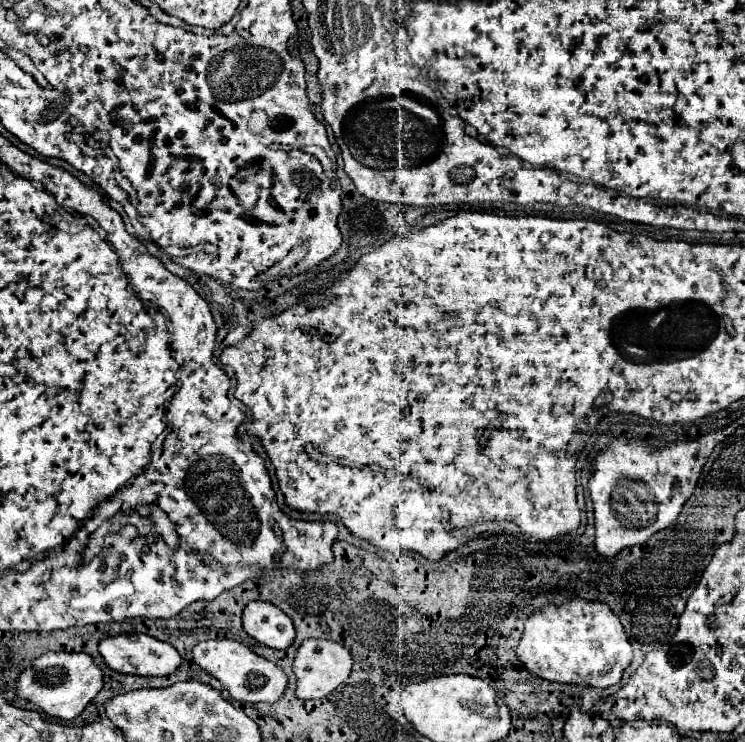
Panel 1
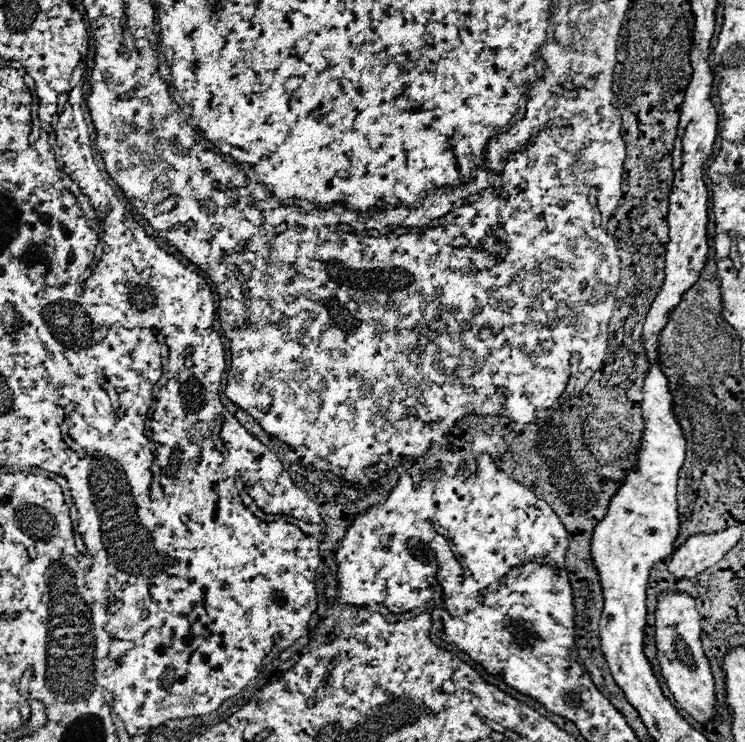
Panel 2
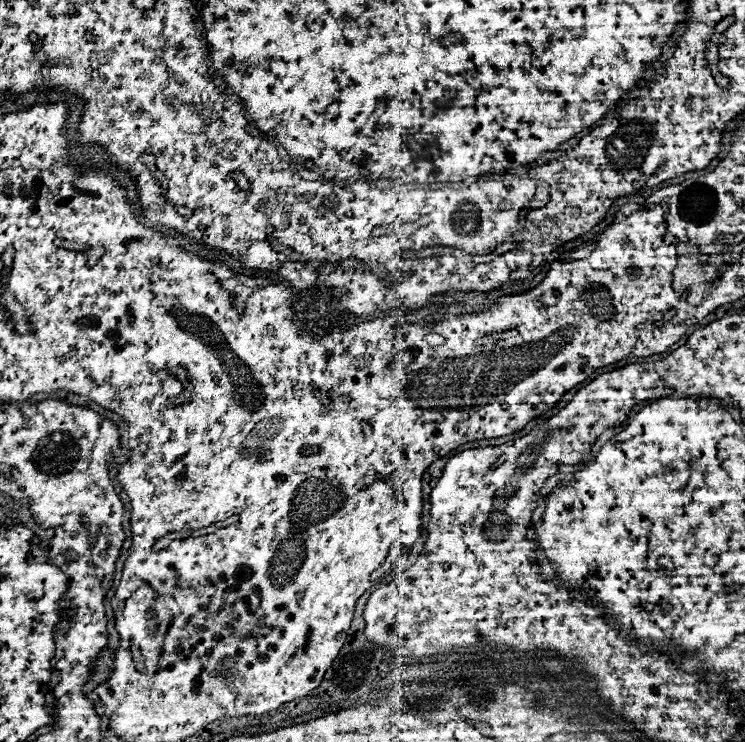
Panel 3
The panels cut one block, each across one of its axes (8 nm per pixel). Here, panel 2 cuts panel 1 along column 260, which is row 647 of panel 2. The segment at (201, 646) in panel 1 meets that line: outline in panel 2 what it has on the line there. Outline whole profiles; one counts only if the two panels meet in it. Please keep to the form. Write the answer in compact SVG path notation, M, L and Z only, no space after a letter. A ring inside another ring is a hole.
M662 594L656 606L656 648L658 648L658 664L662 676L678 702L678 706L690 714L696 722L714 722L718 720L716 704L716 688L714 674L710 670L710 662L704 654L700 642L700 614L696 610L696 600L688 594Z

